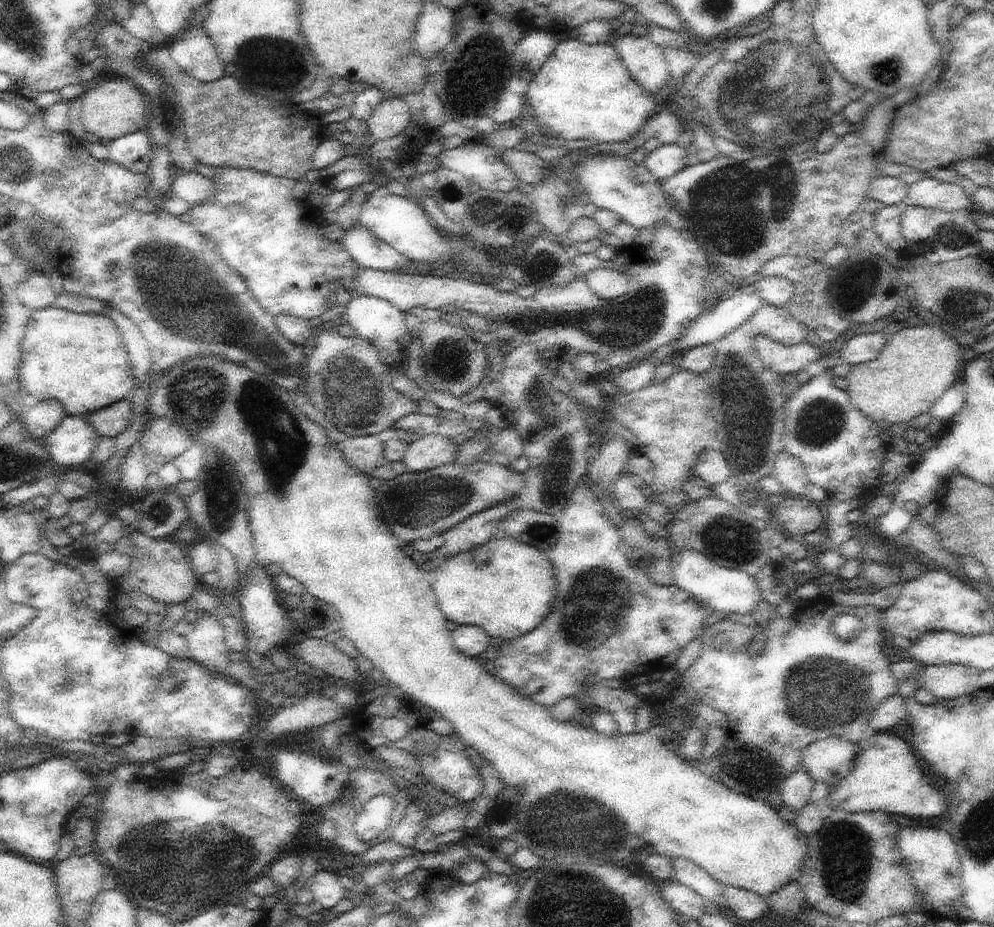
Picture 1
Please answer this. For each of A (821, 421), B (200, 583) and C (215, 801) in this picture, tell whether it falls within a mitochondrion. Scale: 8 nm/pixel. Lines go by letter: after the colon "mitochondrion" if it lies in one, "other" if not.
A: mitochondrion
B: other
C: other

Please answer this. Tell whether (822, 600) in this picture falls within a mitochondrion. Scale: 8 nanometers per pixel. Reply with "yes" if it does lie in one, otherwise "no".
no

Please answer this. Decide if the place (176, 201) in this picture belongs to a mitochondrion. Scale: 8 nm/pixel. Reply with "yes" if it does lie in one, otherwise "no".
no

